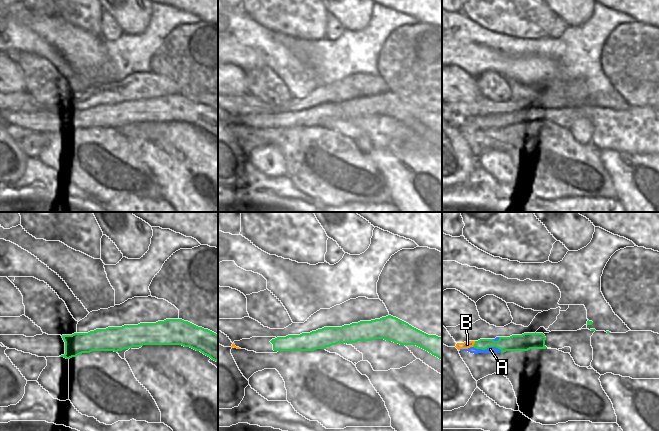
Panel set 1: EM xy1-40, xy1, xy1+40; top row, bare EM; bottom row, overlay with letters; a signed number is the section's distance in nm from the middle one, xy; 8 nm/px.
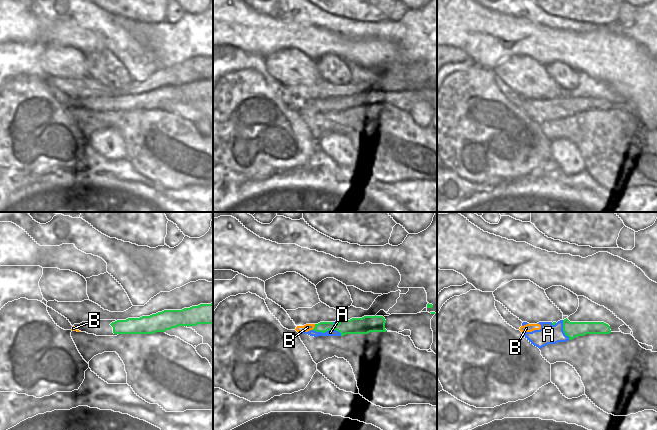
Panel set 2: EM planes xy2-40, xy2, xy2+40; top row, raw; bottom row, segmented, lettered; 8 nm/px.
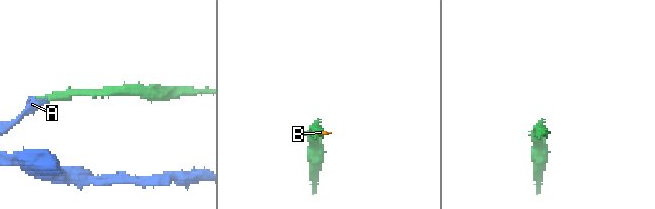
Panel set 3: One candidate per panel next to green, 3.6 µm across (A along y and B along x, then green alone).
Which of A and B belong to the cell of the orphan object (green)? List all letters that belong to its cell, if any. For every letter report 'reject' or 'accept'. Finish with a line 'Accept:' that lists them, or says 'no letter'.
A: reject
B: reject
Accept: no letter

